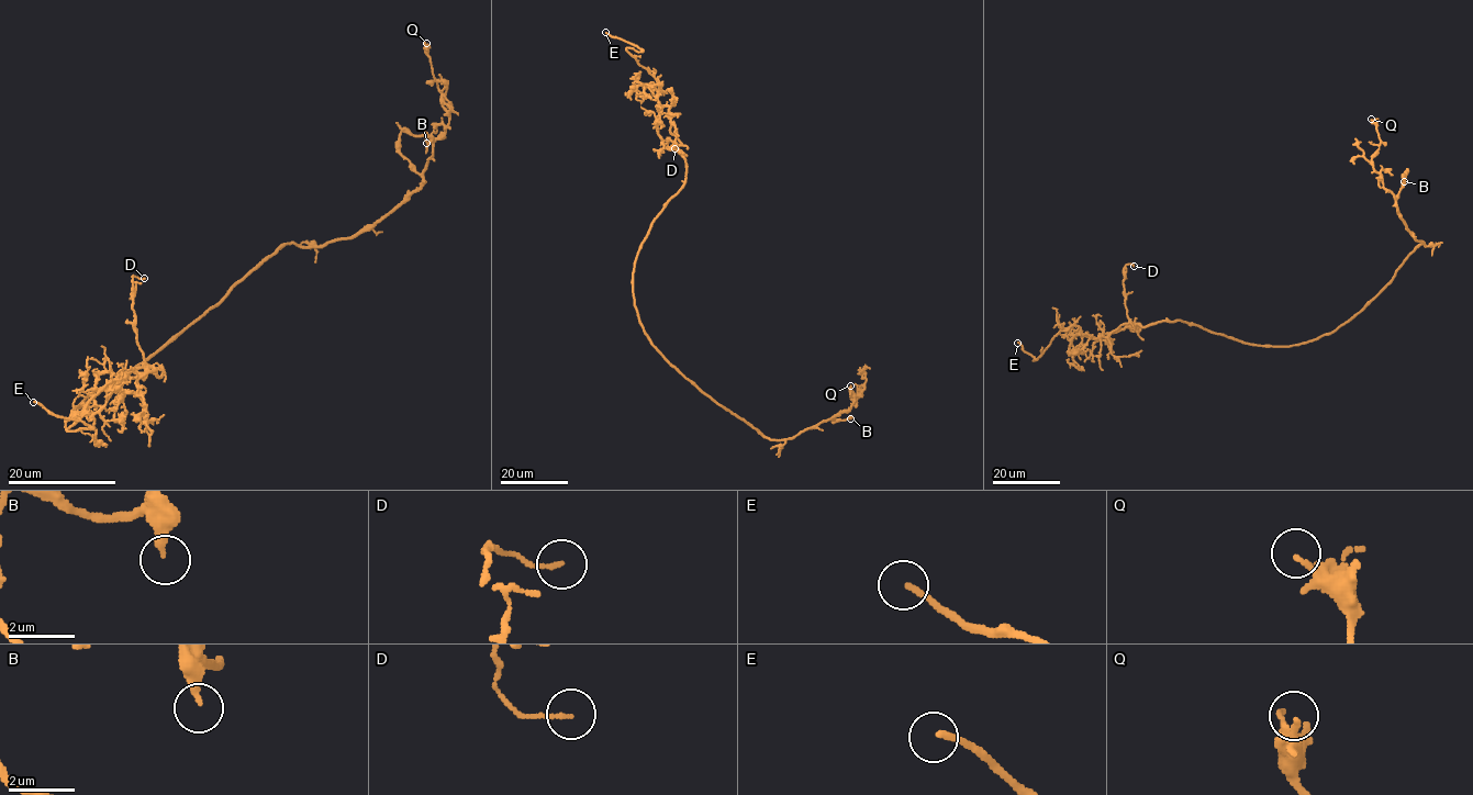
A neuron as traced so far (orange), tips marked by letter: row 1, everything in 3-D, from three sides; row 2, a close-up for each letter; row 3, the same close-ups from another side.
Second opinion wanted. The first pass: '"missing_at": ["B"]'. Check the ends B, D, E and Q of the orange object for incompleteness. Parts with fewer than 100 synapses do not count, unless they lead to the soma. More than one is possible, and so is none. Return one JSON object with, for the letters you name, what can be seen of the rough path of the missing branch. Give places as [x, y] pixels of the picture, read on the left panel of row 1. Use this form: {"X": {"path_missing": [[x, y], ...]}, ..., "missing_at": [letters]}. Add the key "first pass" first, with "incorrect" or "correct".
{"first pass": "incorrect", "E": {"path_missing": [[33, 402], [25, 396], [46, 383], [75, 374], [89, 366], [158, 346], [173, 332], [182, 335]]}, "missing_at": ["E"]}

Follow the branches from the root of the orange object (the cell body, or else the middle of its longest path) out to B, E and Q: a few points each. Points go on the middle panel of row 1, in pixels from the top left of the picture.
B: (639, 321), (651, 345), (672, 366), (770, 439), (792, 438), (848, 411), (844, 411), (834, 420), (850, 418)
E: (639, 321), (635, 259), (682, 187), (685, 161), (658, 134), (656, 79), (626, 48), (642, 51), (605, 32)
Q: (639, 321), (651, 345), (672, 366), (770, 439), (792, 438), (846, 412), (863, 389), (856, 394), (850, 385)

